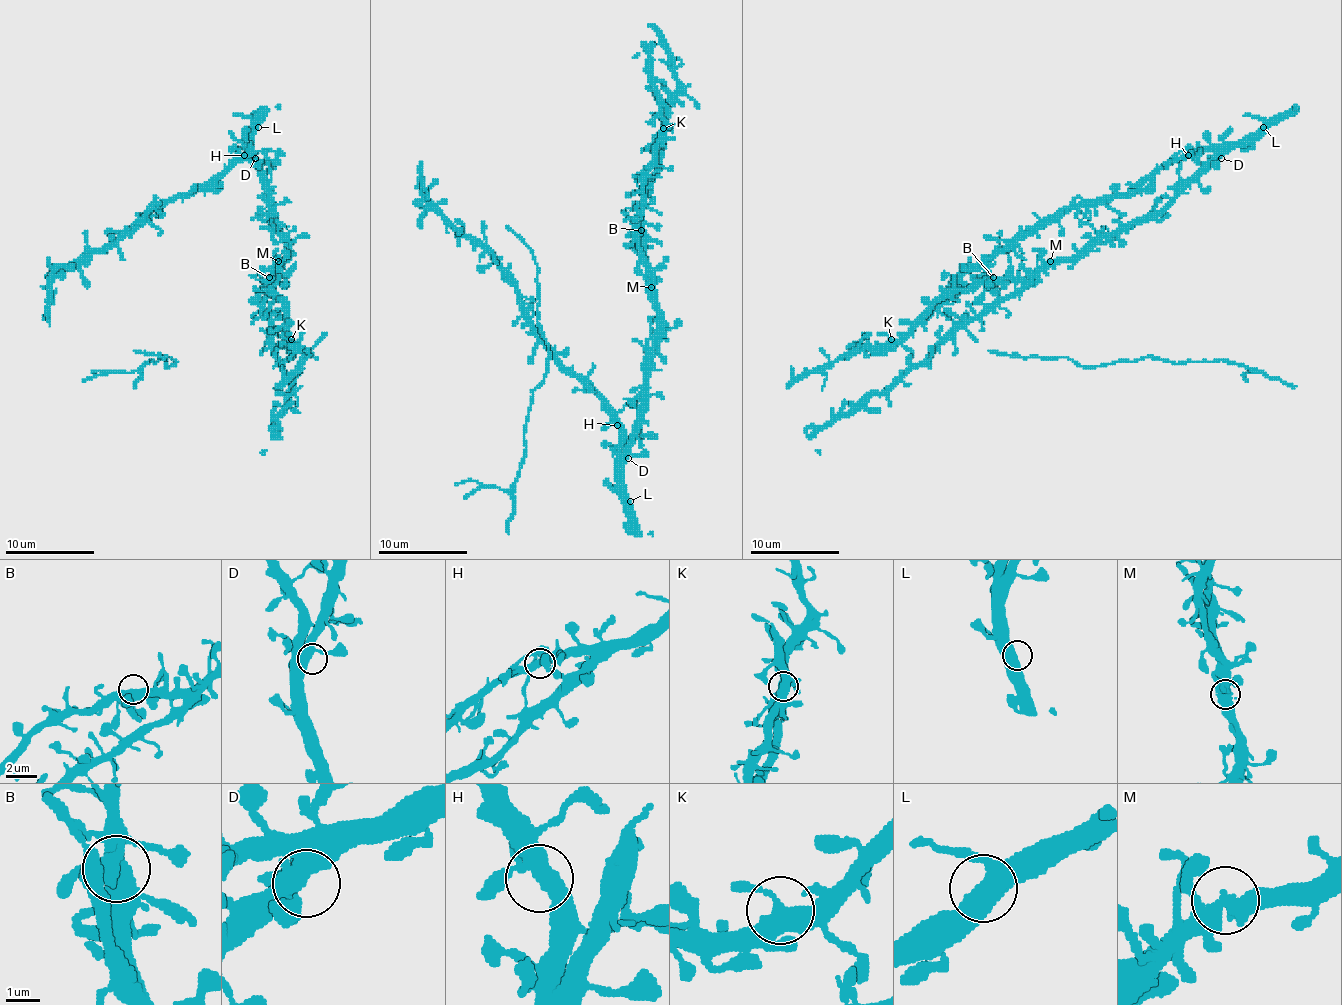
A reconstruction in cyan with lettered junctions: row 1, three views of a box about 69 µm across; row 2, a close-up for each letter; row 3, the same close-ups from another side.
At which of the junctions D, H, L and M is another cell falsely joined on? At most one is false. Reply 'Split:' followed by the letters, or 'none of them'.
Split: none of them

